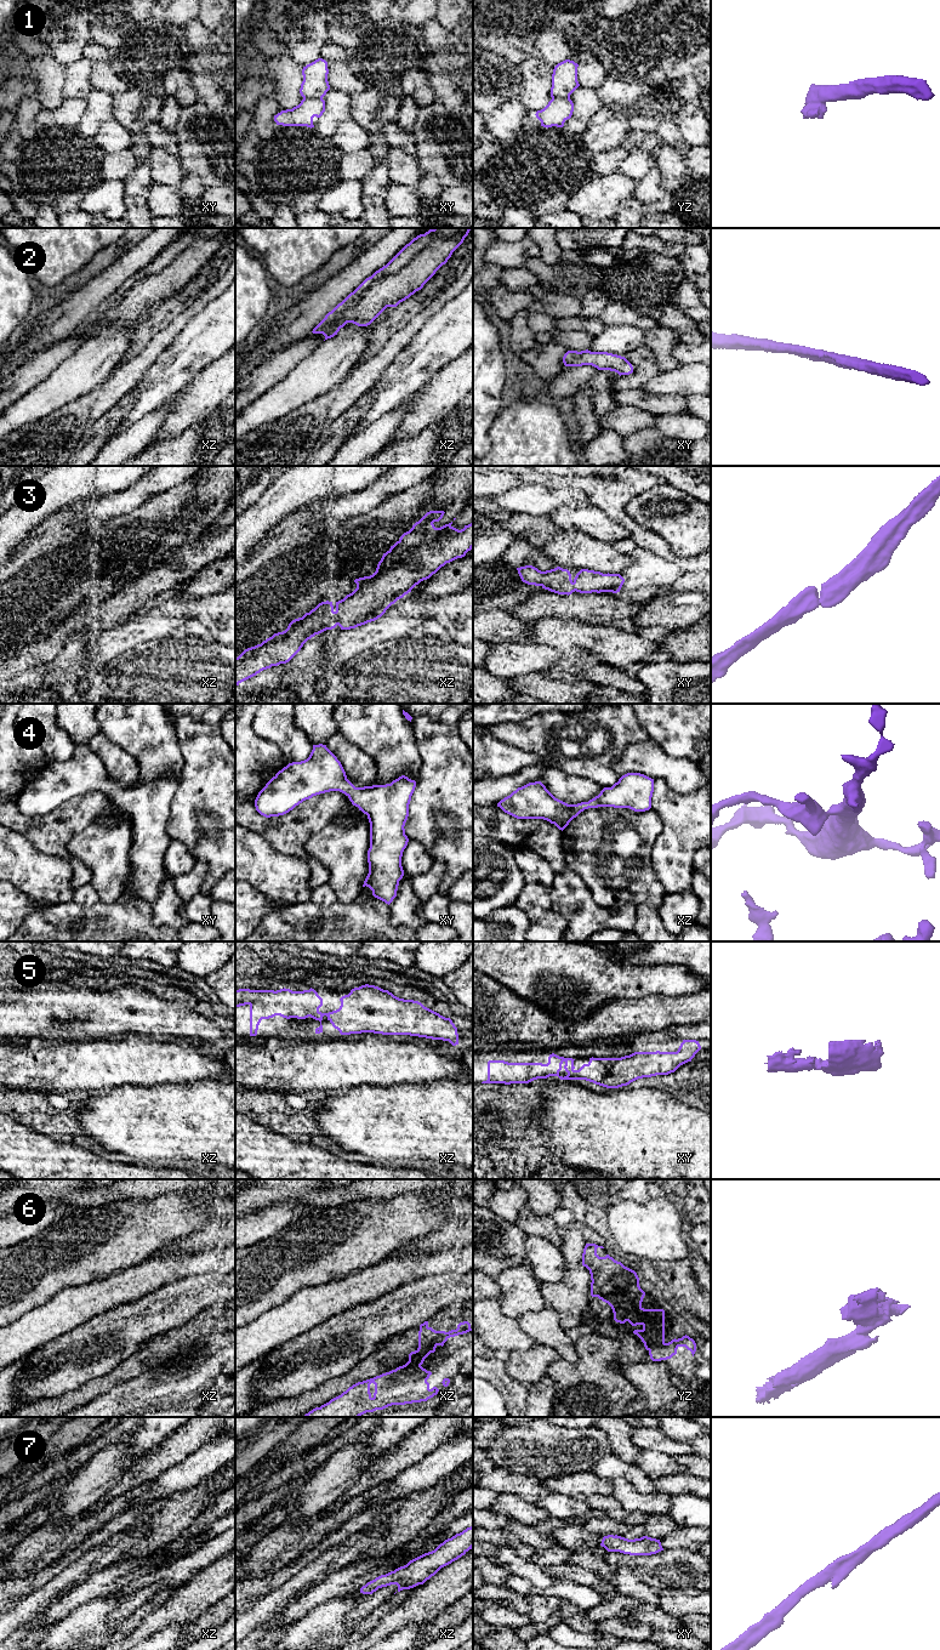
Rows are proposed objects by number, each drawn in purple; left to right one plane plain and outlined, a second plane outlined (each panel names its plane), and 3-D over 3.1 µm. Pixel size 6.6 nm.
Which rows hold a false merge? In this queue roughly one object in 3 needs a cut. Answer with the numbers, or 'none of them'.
1, 6

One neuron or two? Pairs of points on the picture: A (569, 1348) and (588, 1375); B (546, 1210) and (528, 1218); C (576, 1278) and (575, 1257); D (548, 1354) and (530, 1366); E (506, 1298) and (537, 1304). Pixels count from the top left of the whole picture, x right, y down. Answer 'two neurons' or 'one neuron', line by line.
A: two neurons
B: two neurons
C: two neurons
D: one neuron
E: one neuron

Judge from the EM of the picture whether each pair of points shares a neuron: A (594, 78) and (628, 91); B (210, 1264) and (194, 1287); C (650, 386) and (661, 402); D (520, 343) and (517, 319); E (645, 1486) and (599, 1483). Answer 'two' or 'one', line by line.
A: two
B: two
C: two
D: one
E: two

